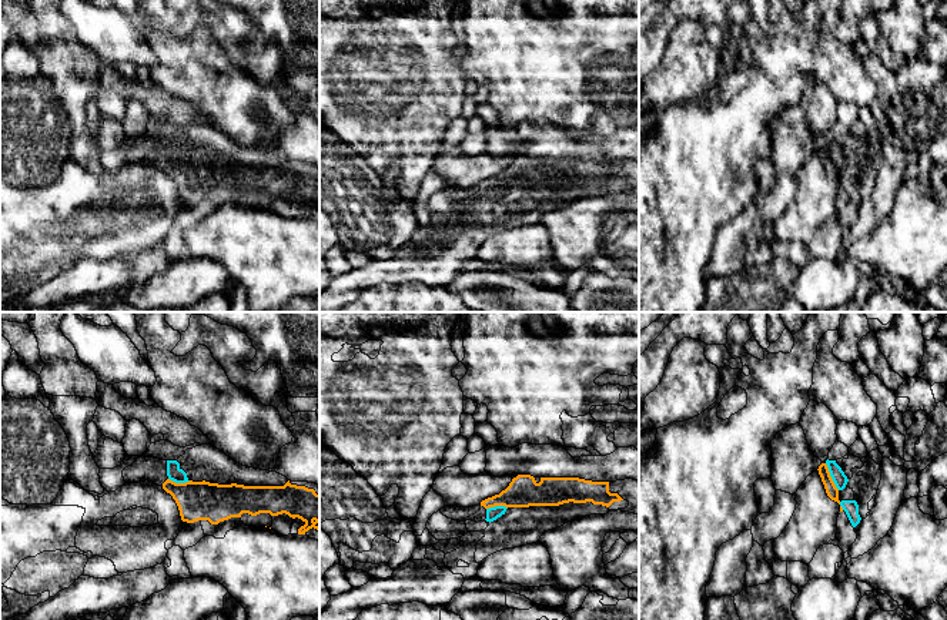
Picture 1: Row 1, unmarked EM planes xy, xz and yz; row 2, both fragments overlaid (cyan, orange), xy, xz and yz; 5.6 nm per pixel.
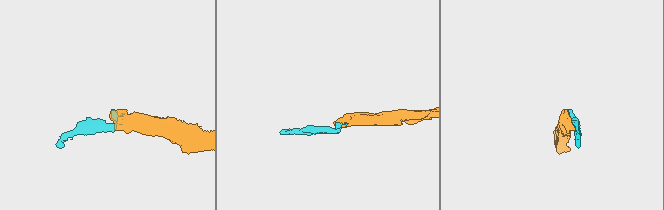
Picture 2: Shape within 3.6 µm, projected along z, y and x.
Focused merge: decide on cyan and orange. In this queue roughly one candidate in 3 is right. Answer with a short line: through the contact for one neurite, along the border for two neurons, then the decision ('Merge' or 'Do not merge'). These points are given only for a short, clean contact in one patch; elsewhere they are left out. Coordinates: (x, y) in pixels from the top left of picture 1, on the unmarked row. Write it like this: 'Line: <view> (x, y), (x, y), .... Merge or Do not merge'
Line: yz (825, 144), (833, 164), (839, 170). Do not merge

